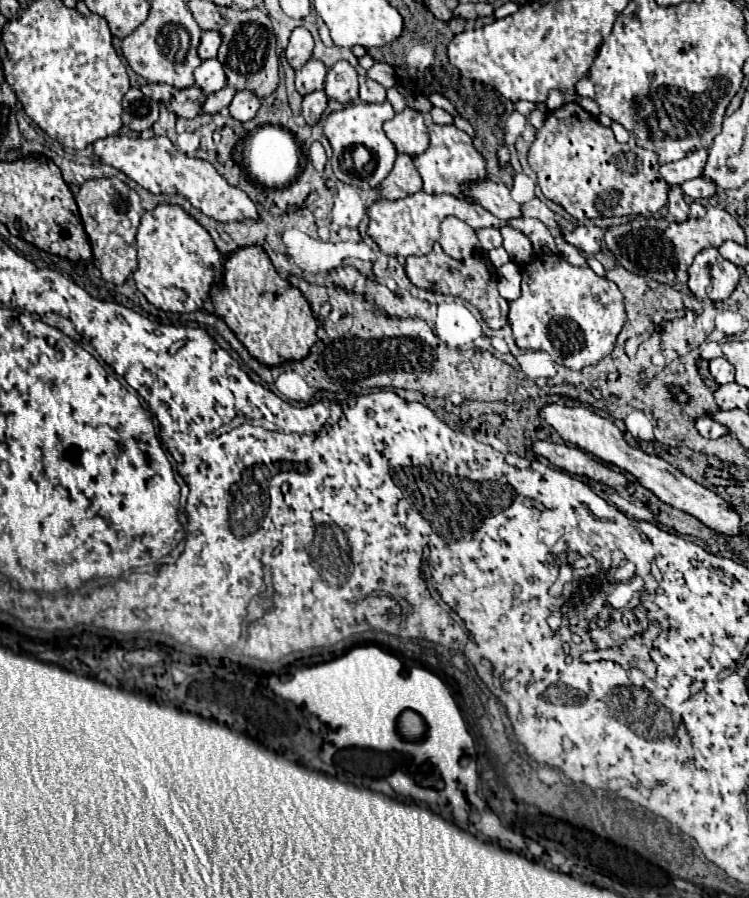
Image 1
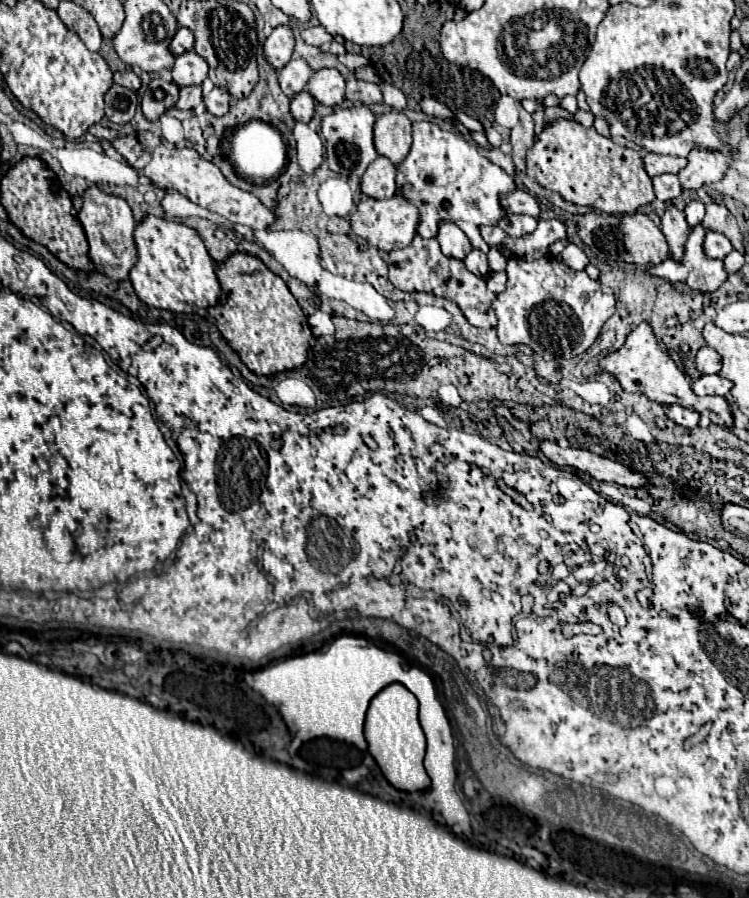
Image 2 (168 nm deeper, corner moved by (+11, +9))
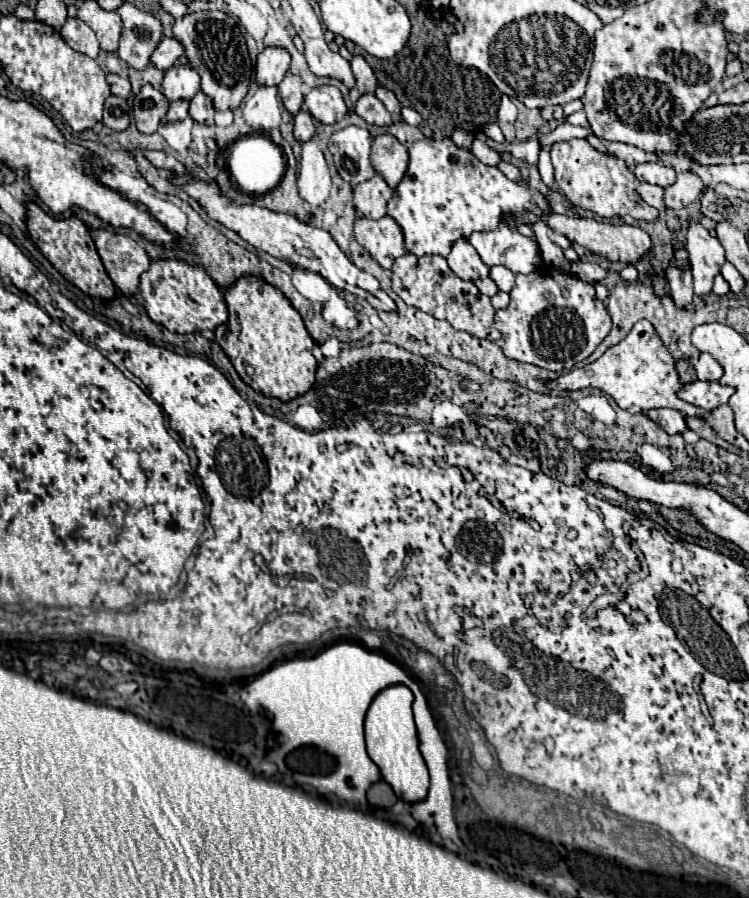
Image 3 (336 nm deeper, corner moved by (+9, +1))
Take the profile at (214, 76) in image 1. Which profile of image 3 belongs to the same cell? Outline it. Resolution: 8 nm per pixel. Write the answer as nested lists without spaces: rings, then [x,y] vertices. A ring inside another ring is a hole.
[[[177,63],[165,71],[161,81],[161,93],[169,101],[191,99],[197,91],[199,91],[199,75],[193,69]]]

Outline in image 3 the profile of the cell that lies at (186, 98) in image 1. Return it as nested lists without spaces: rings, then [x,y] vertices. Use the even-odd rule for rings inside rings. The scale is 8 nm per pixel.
[[[143,85],[133,101],[133,119],[137,129],[147,135],[155,133],[167,109],[169,109],[169,99],[151,85]]]

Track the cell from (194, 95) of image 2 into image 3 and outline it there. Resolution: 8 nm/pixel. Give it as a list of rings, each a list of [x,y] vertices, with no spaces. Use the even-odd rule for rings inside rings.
[[[173,101],[173,103],[169,105],[167,115],[163,117],[163,123],[183,121],[183,119],[187,117],[187,111],[189,111],[189,101]]]

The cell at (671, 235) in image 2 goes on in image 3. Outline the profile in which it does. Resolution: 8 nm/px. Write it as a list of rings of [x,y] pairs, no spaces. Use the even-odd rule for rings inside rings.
[[[675,249],[675,261],[667,269],[667,279],[669,279],[669,287],[671,287],[669,295],[679,309],[687,307],[693,299],[691,271],[689,269],[679,269],[681,263],[687,263],[687,253],[685,253],[685,249]]]

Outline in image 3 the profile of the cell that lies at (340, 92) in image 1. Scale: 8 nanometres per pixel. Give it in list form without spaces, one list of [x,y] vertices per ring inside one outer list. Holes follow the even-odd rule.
[[[321,85],[311,89],[305,95],[305,107],[313,119],[327,125],[337,123],[347,115],[347,105],[343,101],[343,95],[333,85]]]

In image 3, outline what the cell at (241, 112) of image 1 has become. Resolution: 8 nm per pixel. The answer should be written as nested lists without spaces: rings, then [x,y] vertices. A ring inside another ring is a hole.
[[[197,93],[191,101],[189,101],[189,117],[201,125],[213,125],[213,103],[209,97],[205,97],[205,93]]]

